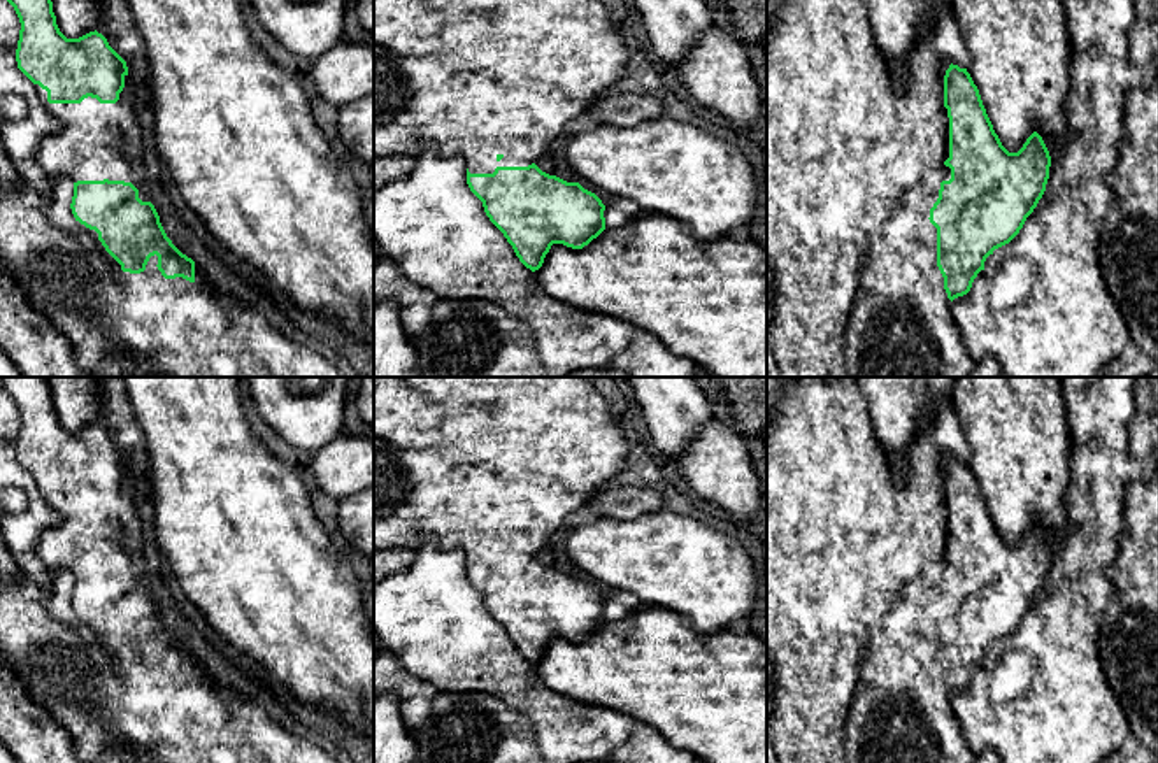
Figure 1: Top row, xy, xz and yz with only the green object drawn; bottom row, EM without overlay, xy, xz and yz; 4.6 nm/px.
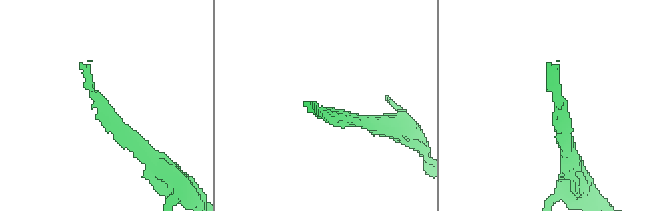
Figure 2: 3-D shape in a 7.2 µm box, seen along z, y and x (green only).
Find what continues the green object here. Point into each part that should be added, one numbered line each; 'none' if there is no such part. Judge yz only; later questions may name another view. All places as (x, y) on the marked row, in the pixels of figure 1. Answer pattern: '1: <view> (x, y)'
1: yz (900, 325)

